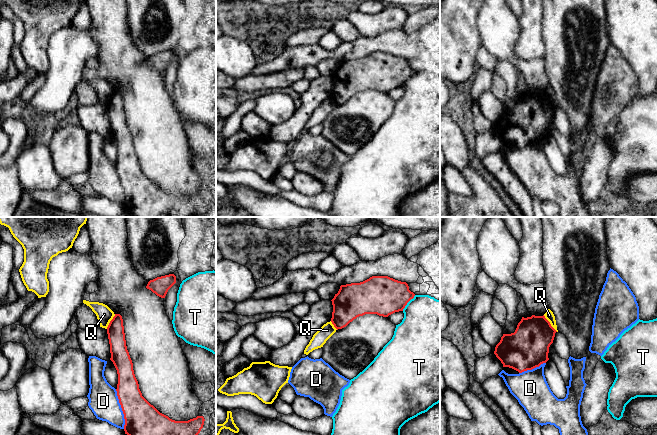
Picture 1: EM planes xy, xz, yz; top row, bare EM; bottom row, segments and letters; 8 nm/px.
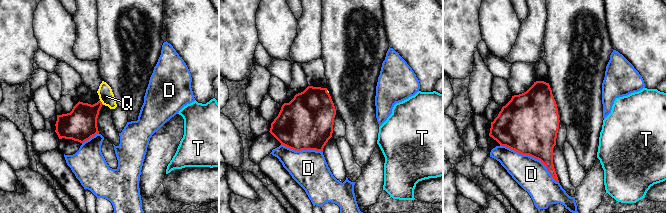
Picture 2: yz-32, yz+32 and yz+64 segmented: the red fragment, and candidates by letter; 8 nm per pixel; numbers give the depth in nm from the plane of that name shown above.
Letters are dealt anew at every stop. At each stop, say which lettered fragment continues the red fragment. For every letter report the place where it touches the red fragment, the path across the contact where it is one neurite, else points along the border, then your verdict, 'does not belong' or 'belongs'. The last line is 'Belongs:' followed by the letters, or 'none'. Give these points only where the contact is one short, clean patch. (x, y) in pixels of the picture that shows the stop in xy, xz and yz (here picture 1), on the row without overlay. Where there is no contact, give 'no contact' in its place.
D: meets red in xy at (122, 185); does not belong
Q: meets red in yz at (549, 99); border along yz (543, 91), (557, 107); does not belong
T: meets red in xz at (407, 78); border along xz (415, 71), (402, 86); does not belong
Belongs: none

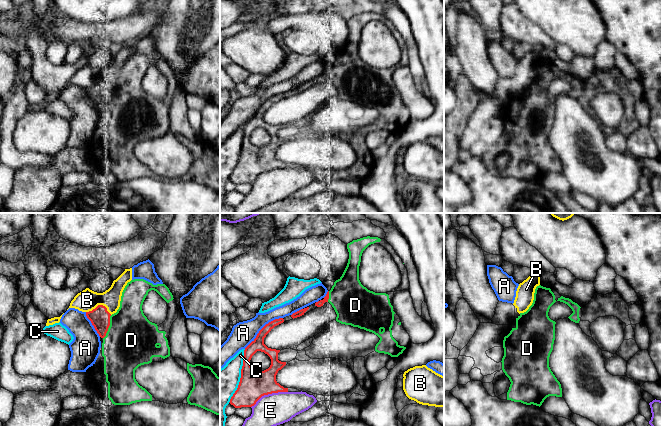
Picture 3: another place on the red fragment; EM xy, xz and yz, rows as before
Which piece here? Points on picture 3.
A: meets red in xz at (262, 104); does not belong
B: meets red in xy at (99, 81); does not belong
C: meets red in xz at (241, 152); does not belong
D: meets red in xy at (108, 103); belongs
E: meets red in xz at (269, 169); does not belong
Belongs: D

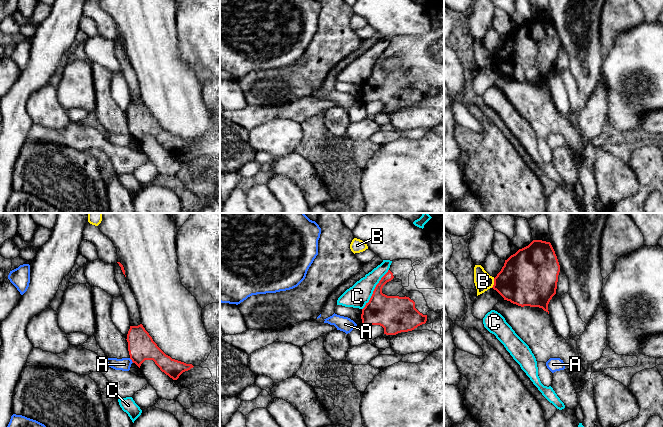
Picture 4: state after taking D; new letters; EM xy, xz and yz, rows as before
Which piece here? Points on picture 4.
A: meets red in xy at (131, 135); border along xy (129, 134), (133, 138); does not belong
B: meets red in yz at (494, 59); border along yz (494, 54), (494, 60), (491, 63); does not belong
C: meets red in xz at (374, 65); does not belong
Belongs: none

